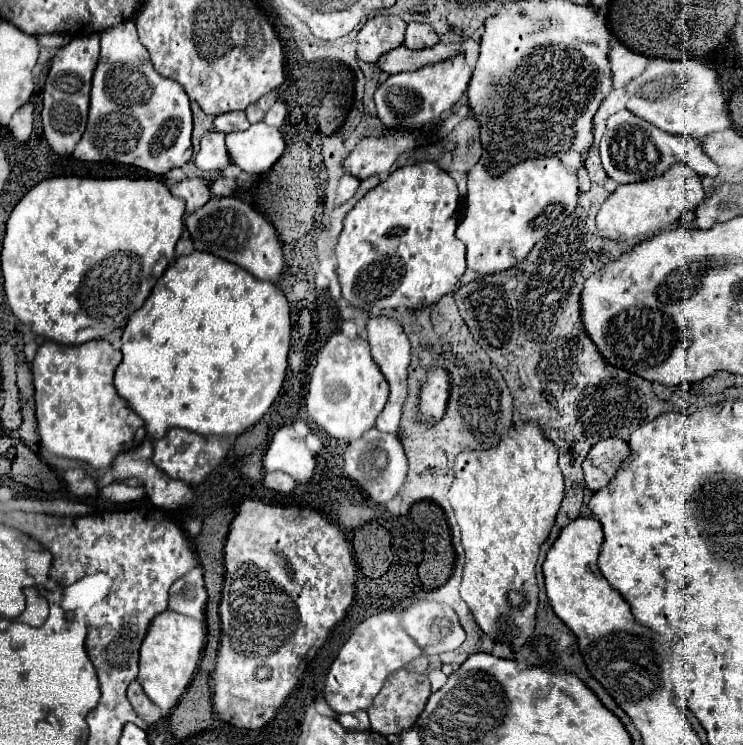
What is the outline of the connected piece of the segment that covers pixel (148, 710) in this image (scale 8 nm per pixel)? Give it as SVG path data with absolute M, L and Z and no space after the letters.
M134 680L130 686L128 686L128 700L130 700L130 704L132 704L132 708L136 710L136 714L142 718L142 720L146 720L146 722L158 722L160 720L160 710L156 708L156 704L152 704L150 702L150 698L144 694L144 690L142 690L142 686Z

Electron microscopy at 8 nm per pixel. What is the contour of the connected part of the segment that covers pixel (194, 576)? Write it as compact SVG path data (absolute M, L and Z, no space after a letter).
M194 568L180 580L176 580L170 588L170 610L204 620L204 606L206 606L206 588L202 578L202 568Z

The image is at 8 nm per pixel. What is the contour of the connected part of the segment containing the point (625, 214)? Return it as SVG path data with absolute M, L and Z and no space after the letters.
M674 164L662 176L632 184L620 184L606 198L600 212L596 214L596 226L602 236L612 240L648 238L654 236L658 230L676 224L680 216L688 210L694 210L696 204L700 204L700 200L704 200L704 188L700 176L686 164Z

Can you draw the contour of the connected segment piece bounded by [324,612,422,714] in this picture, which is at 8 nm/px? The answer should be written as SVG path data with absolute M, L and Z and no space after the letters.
M380 612L366 618L356 626L350 640L340 648L336 660L332 662L326 682L324 682L324 698L328 706L336 714L368 710L374 696L384 686L386 678L404 668L416 656L420 656L420 648L412 644L412 638L400 628L400 618L394 612Z

